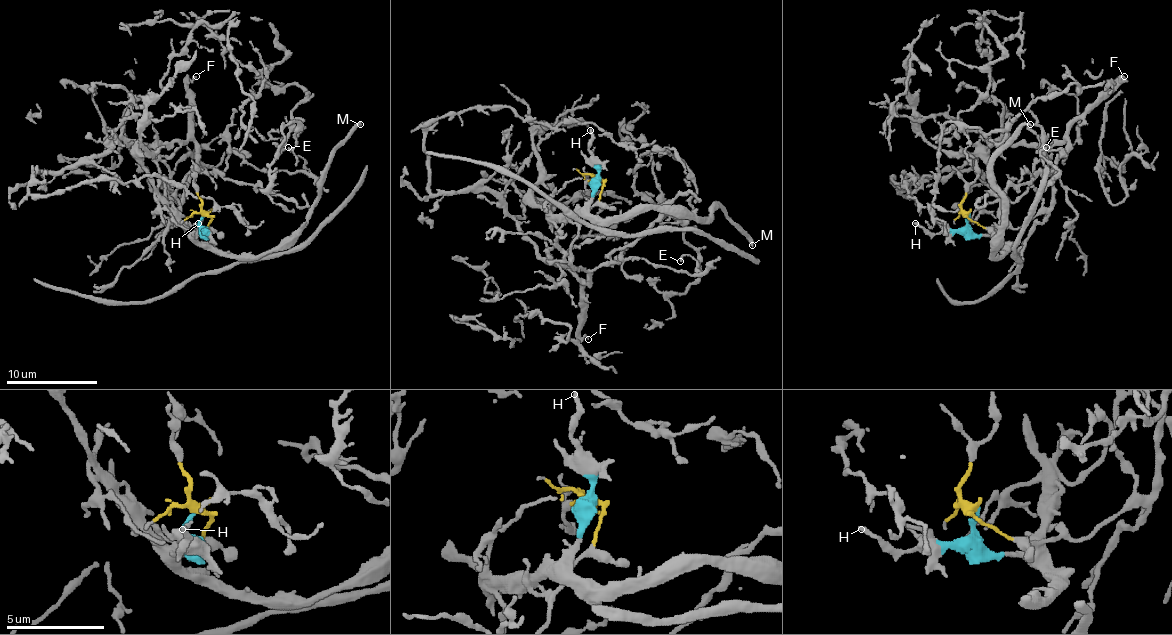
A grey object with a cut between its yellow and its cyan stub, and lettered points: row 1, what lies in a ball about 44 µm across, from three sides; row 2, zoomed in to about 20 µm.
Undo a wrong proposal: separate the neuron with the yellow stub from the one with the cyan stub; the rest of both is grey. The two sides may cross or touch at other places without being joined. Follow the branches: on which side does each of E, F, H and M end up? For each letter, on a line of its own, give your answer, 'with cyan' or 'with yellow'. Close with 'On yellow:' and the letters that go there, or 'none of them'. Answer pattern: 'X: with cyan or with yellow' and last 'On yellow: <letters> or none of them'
E: with yellow
F: with yellow
H: with cyan
M: with cyan
On yellow: E, F

